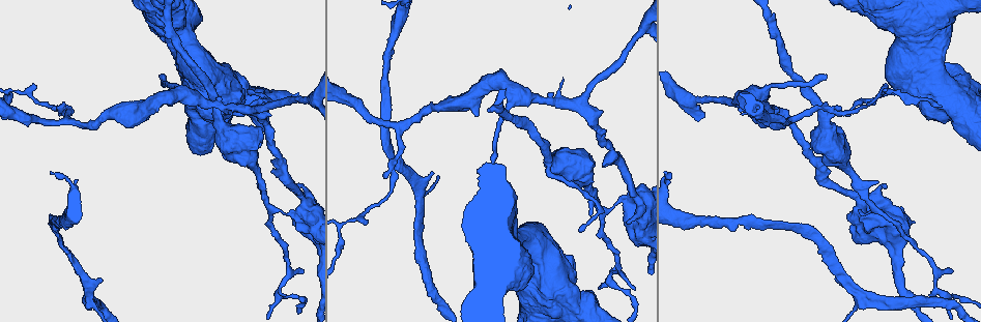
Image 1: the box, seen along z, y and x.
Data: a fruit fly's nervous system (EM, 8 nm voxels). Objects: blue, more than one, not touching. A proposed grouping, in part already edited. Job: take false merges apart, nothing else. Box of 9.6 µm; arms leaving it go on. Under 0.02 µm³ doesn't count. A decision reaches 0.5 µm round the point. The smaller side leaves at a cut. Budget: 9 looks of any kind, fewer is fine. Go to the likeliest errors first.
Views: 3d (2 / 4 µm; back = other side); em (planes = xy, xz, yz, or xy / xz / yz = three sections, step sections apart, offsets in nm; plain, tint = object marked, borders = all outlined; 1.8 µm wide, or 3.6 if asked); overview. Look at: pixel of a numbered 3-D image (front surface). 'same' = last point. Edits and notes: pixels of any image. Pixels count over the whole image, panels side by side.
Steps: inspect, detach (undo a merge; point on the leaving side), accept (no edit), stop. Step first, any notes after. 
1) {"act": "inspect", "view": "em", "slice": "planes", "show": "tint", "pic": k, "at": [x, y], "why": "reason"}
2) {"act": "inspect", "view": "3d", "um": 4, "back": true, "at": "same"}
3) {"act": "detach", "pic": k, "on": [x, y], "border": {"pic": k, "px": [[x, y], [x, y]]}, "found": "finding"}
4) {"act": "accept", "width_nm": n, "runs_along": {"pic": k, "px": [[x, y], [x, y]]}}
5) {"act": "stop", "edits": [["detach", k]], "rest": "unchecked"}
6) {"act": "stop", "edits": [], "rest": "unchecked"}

{"act": "inspect", "view": "3d", "um": 4, "pic": 1, "at": [300, 212]}

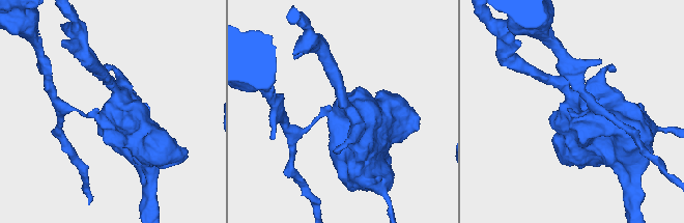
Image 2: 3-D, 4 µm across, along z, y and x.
{"act": "inspect", "view": "em", "slice": "planes", "show": "plain", "pic": 2, "at": [347, 109]}

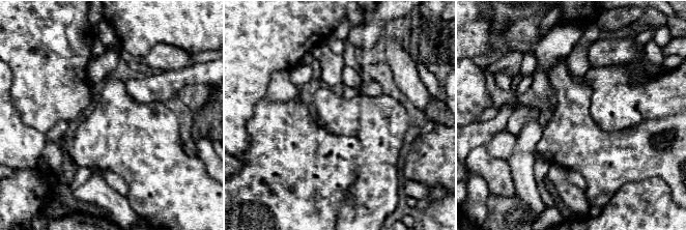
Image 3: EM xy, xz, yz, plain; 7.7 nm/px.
{"act": "inspect", "view": "em", "slice": "planes", "show": "tint", "at": "same", "why": "with the object marked"}

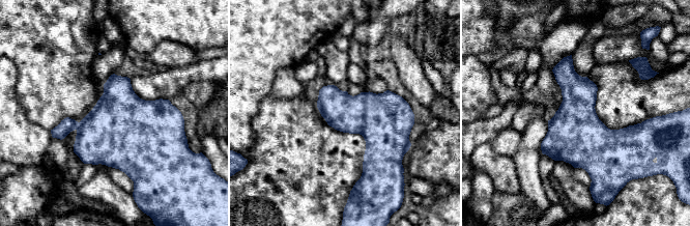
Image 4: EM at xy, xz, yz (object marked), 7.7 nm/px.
{"act": "detach", "pic": 4, "on": [66, 125], "found": "two cells meet here"}

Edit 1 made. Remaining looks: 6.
{"act": "inspect", "view": "overview", "why": "redraw"}

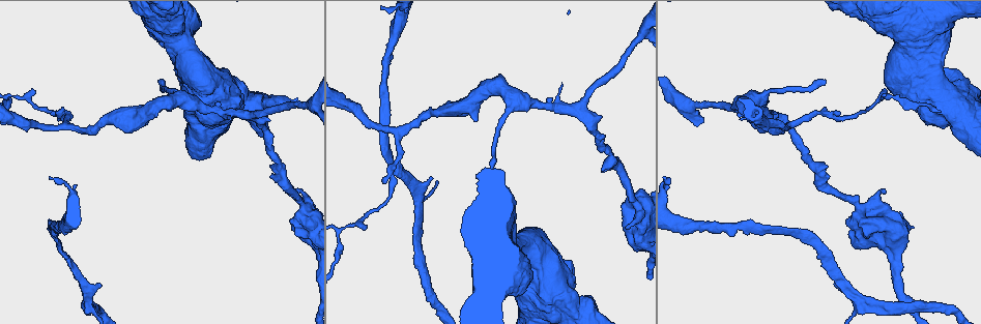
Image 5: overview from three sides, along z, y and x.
{"act": "inspect", "view": "3d", "um": 2, "pic": 5, "at": [418, 200], "why": "arms part here"}

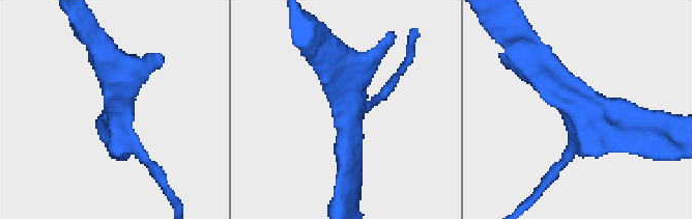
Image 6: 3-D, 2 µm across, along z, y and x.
{"act": "inspect", "view": "em", "slice": "xy", "step": 8, "show": "tint", "pic": 6, "at": [351, 113], "why": "shape alone is not enough"}

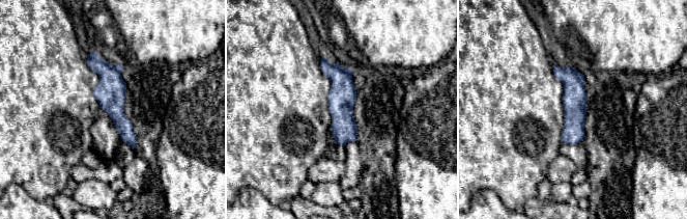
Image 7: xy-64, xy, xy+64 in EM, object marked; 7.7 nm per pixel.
{"act": "accept", "width_nm": 190, "runs_along": {"pic": 7, "px": [[89, 56], [110, 77], [133, 144]]}, "found": "all the same cell"}

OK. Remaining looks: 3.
{"act": "inspect", "view": "3d", "um": 2, "pic": 5, "at": [437, 111], "why": "calibre changes"}

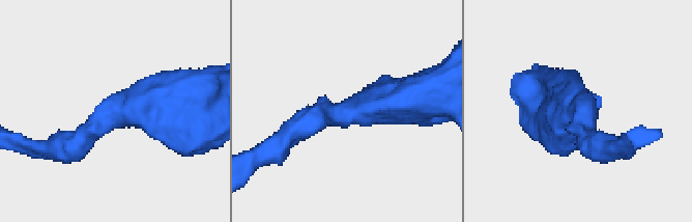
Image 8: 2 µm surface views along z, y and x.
{"act": "inspect", "view": "em", "um": 3.6, "slice": "xy", "step": 16, "show": "plain", "pic": 8, "at": [579, 112], "arm_widths_nm": [220, 460], "why": "shape alone is not enough"}

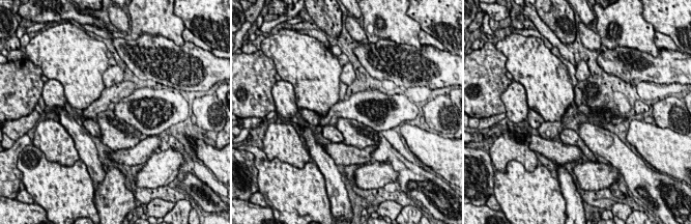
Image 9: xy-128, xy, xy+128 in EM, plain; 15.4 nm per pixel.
{"act": "inspect", "view": "em", "um": 3.6, "slice": "xy", "step": 16, "show": "tint", "at": "same", "why": "where the object lies"}

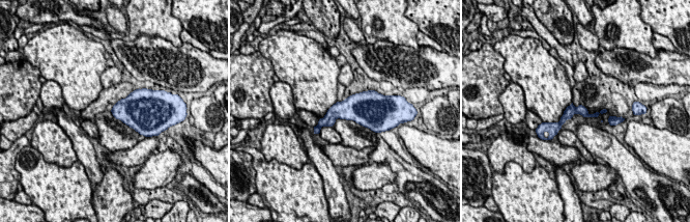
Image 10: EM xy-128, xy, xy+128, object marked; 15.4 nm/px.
{"act": "accept", "width_nm": 170, "runs_along": {"pic": 10, "px": [[586, 114], [572, 110], [553, 128]]}, "found": "all the same cell"}

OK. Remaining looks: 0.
{"act": "stop", "edits": [["detach", 4]], "rest": "unchecked"}

